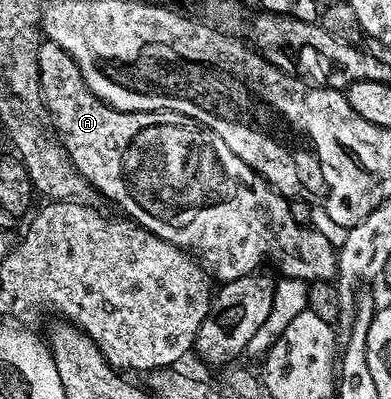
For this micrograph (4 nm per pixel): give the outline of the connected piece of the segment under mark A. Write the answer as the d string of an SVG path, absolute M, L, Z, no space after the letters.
M55 43L38 44L38 65L42 103L50 110L57 138L74 167L103 200L111 199L119 207L117 210L139 227L189 251L219 284L251 275L263 266L265 259L271 259L278 266L277 274L287 279L333 280L337 276L335 244L330 244L329 237L317 231L317 226L296 225L290 200L244 165L212 129L175 111L121 111L109 107L88 89L76 61Z

